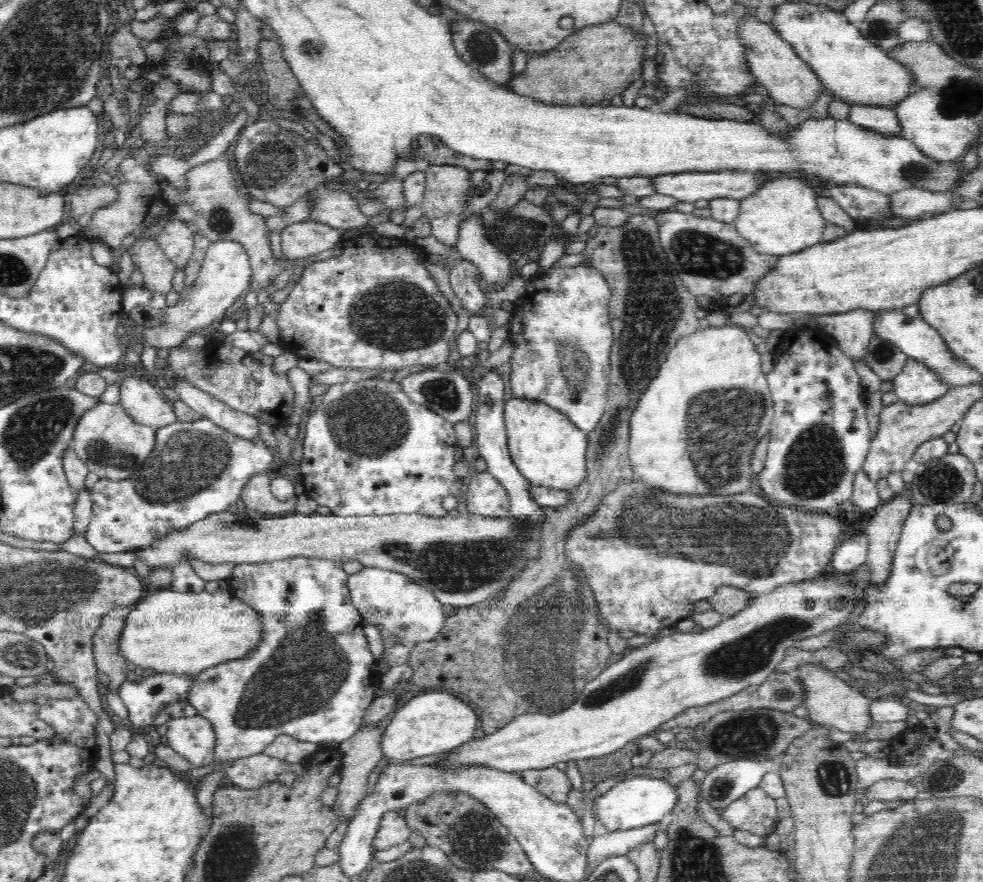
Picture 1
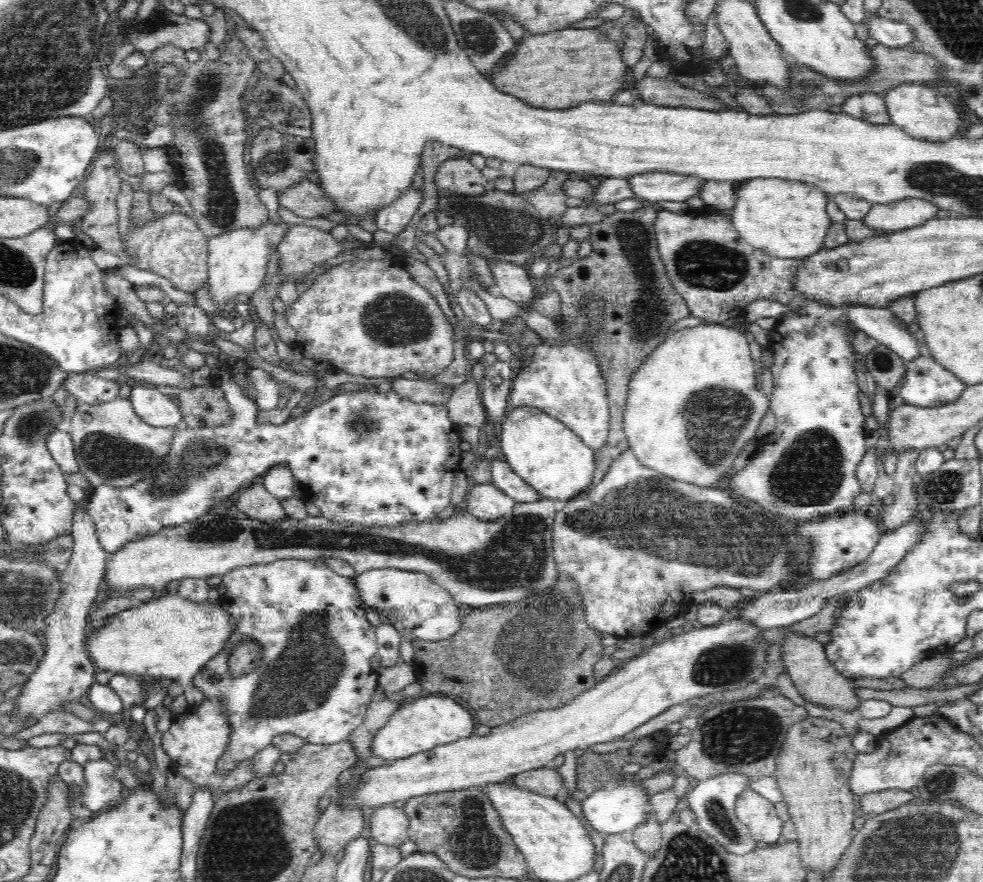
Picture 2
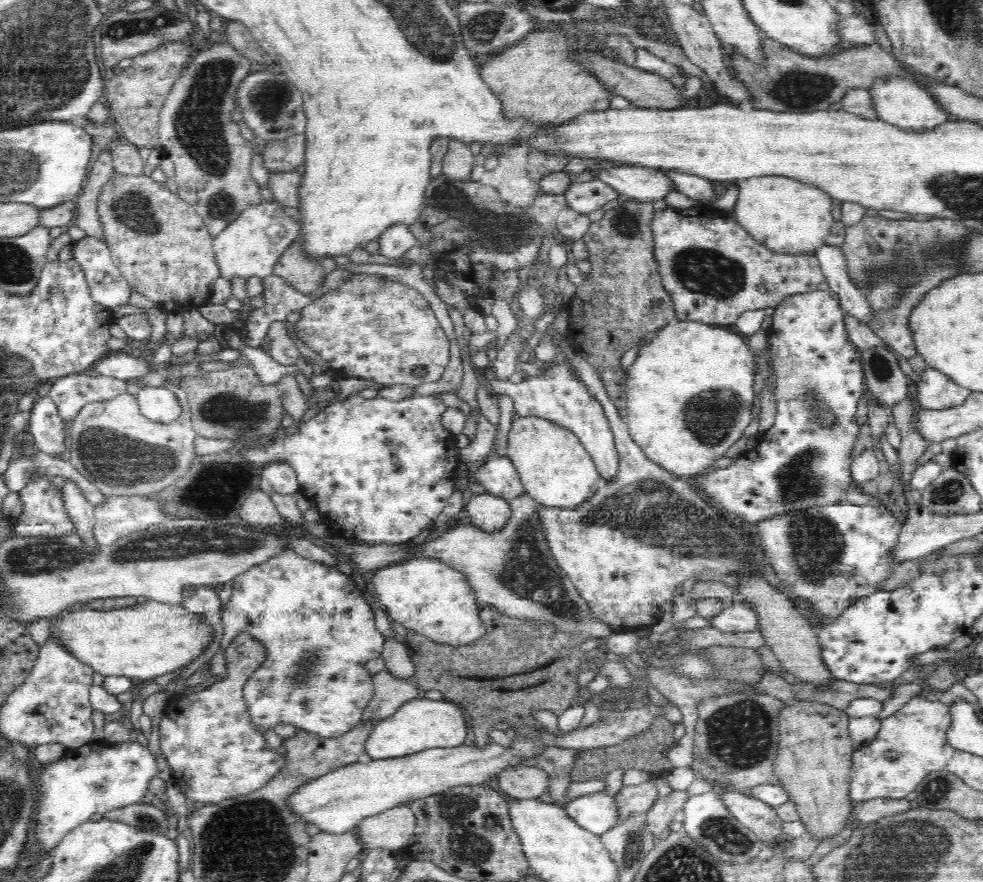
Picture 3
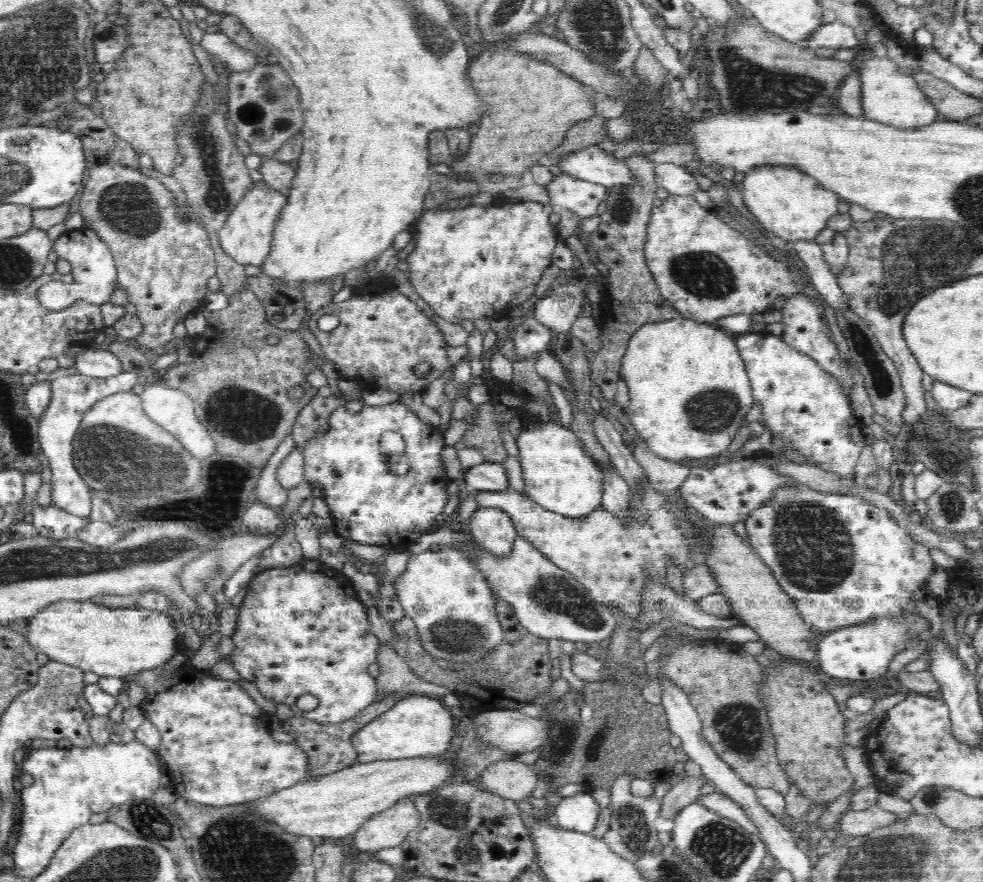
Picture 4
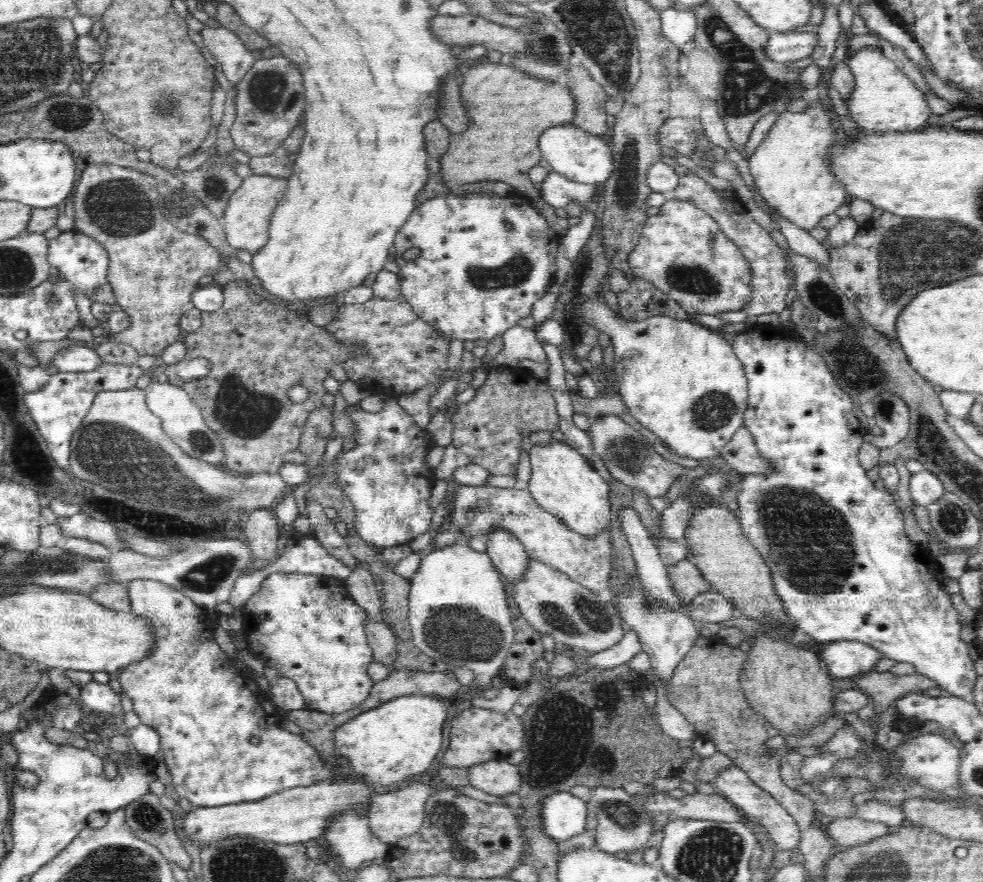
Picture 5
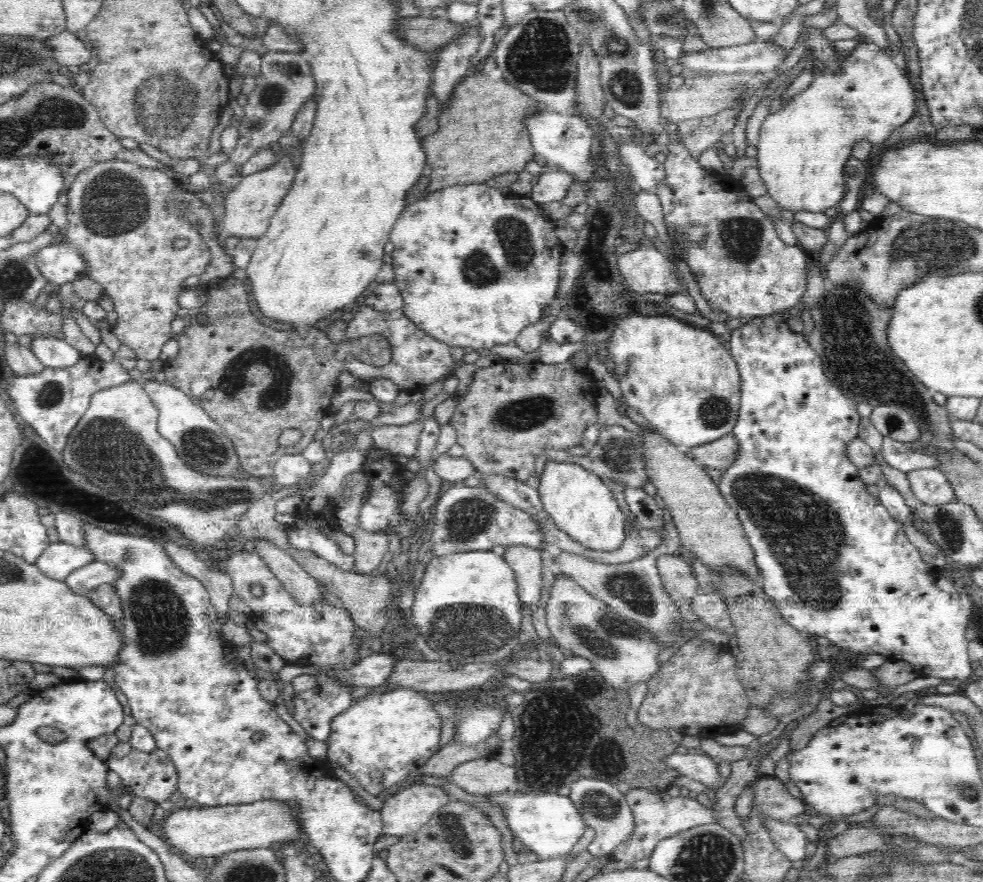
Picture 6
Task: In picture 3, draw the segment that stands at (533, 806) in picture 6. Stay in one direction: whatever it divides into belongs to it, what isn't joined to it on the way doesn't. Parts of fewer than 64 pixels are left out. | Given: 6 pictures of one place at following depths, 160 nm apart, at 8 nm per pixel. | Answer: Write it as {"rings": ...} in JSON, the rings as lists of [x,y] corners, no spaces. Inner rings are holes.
{"rings":[[[604,791],[572,799],[564,809],[576,824],[597,835],[619,823],[614,797],[606,795]]]}

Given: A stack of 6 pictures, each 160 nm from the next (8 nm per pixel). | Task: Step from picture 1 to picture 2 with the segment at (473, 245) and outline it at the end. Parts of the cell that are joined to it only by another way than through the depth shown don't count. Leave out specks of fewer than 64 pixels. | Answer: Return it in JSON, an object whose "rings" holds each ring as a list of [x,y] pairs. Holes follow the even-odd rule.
{"rings":[[[486,259],[490,263],[493,278],[502,295],[512,302],[534,301],[537,282],[529,276],[526,267],[503,260]]]}

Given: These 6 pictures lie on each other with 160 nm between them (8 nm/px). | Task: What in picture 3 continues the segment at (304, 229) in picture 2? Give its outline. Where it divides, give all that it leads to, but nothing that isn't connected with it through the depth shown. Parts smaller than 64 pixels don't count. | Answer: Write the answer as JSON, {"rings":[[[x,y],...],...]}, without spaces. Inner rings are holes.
{"rings":[[[299,237],[280,256],[280,260],[274,266],[273,274],[284,278],[292,288],[308,295],[323,286],[326,276],[336,268],[334,256],[310,260],[309,256],[302,251],[301,237]]]}

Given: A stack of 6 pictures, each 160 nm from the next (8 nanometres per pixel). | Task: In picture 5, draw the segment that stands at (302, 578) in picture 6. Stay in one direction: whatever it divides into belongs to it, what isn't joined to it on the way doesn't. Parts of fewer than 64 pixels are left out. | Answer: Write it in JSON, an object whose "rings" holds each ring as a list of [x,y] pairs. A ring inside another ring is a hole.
{"rings":[[[271,508],[254,509],[244,526],[244,532],[253,558],[271,563],[279,559],[282,528]]]}

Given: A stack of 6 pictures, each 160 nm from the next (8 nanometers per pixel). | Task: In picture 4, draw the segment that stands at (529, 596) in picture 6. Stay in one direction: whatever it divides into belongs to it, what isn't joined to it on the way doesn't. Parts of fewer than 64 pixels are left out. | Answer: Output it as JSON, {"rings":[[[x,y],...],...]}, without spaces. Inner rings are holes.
{"rings":[[[478,509],[470,519],[474,540],[494,556],[508,556],[517,532],[512,519],[498,509]]]}

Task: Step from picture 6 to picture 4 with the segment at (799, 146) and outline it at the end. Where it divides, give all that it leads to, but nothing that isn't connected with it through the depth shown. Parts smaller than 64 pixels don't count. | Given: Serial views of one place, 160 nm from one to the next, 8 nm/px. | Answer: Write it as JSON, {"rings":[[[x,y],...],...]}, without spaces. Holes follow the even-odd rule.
{"rings":[[[882,44],[861,49],[854,60],[856,74],[861,80],[862,118],[890,124],[900,129],[917,129],[939,119],[937,109],[930,103],[925,92],[910,75],[904,74],[892,60]],[[762,165],[745,172],[742,182],[743,201],[755,219],[778,238],[790,241],[812,241],[837,213],[839,196],[826,190],[816,179],[788,165]]]}

